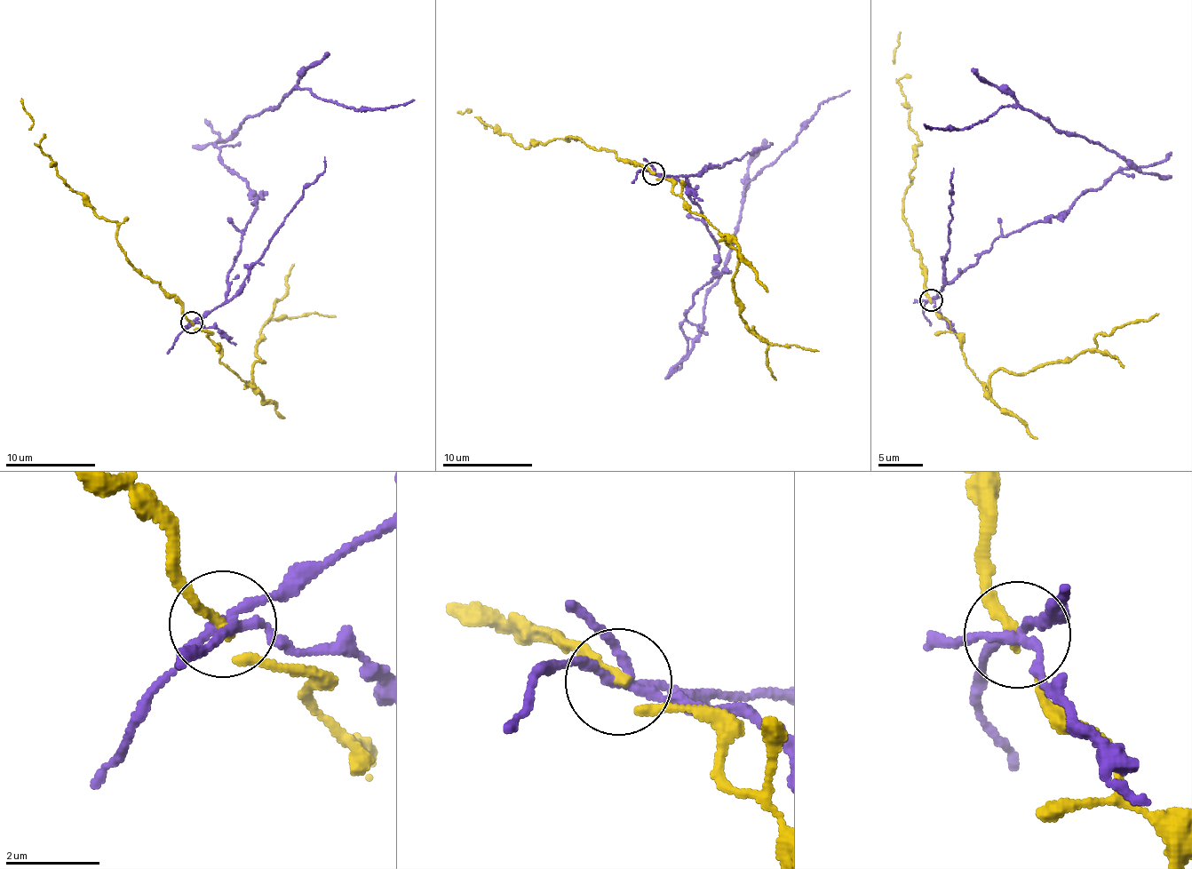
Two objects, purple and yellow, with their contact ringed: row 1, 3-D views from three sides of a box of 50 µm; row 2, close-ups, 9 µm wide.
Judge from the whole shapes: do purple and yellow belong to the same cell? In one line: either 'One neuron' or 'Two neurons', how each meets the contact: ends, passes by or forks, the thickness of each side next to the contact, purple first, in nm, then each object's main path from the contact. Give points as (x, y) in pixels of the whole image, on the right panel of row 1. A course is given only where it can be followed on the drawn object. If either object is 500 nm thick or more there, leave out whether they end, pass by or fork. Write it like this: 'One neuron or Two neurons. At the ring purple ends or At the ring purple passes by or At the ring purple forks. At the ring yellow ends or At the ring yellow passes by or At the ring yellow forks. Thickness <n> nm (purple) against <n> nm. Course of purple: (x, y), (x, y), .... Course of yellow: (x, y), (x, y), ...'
Two neurons. At the ring purple forks. At the ring yellow passes by. Thickness 200 nm (purple) against 180 nm. Course of purple: (930, 300), (996, 239), (1049, 222), (1120, 170), (1136, 169), (1029, 110), (998, 107), (949, 130), (923, 123). Course of yellow: (930, 300), (957, 337), (966, 366), (986, 383), (992, 372), (1075, 359), (1099, 334), (1159, 314)

